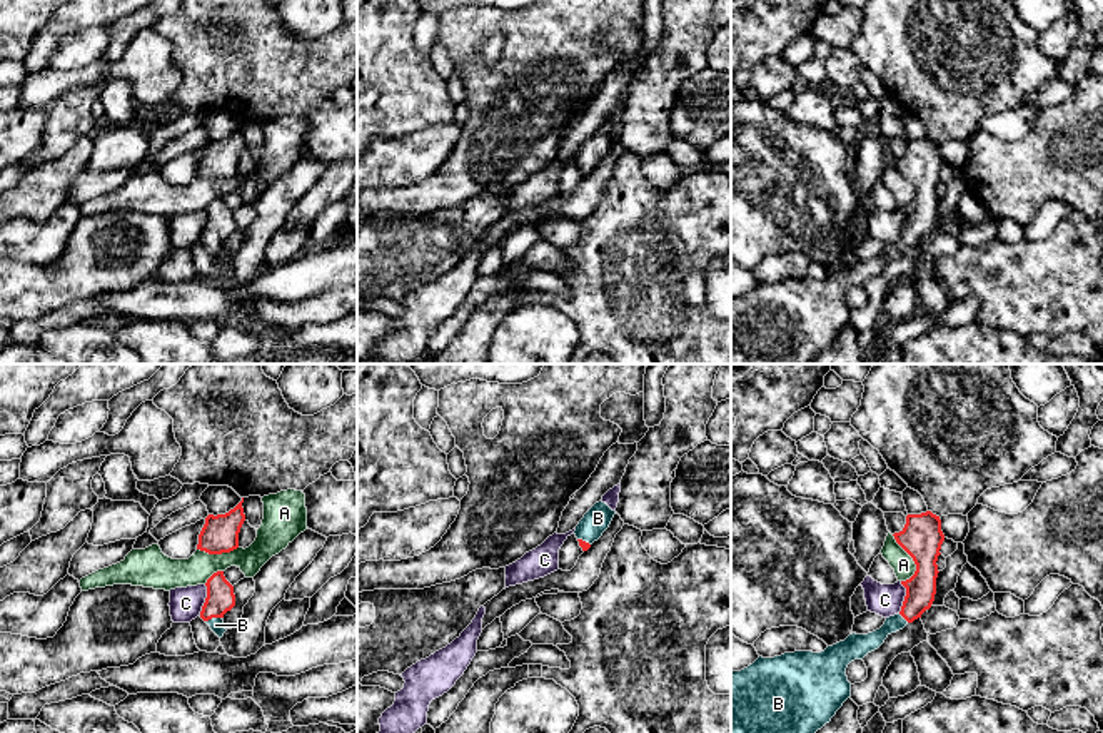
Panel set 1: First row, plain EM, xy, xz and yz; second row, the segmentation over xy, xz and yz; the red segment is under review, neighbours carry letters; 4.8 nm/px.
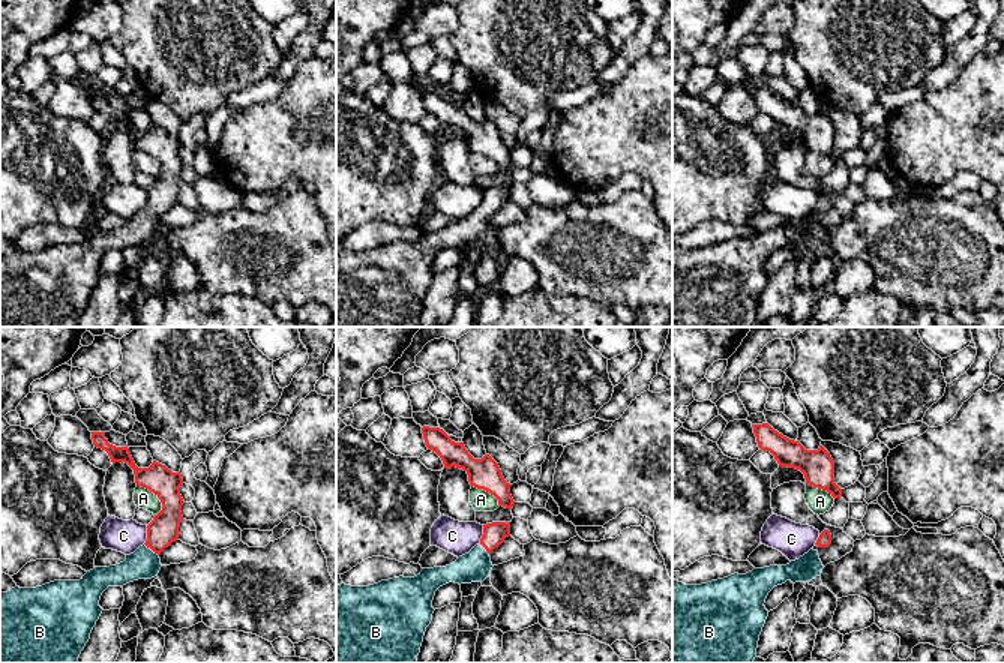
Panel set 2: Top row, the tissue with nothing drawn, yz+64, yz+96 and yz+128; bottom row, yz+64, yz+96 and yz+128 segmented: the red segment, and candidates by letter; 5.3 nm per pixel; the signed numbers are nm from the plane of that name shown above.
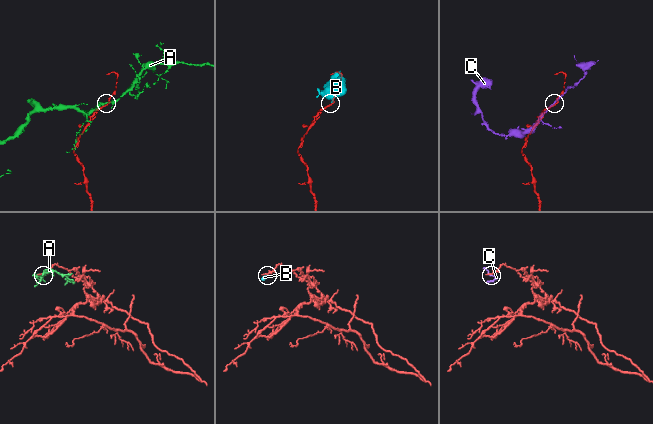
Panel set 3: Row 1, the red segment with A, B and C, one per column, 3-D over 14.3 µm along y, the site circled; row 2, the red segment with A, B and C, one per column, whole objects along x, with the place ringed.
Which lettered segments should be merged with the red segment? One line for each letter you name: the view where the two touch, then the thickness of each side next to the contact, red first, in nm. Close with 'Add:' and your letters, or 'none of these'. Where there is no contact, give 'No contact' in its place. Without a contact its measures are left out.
B: Touches red in xy. Thickness 140 nm (red) against 70 nm
Add: B

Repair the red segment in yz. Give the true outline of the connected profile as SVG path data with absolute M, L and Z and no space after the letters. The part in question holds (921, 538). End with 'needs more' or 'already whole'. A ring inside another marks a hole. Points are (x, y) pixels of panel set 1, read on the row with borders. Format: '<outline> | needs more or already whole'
M908 514L904 528L893 536L916 564L914 574L901 581L906 588L901 611L886 618L879 629L853 633L821 653L759 656L748 668L731 671L731 733L816 733L851 696L848 665L931 608L944 541L939 516Z | needs more

